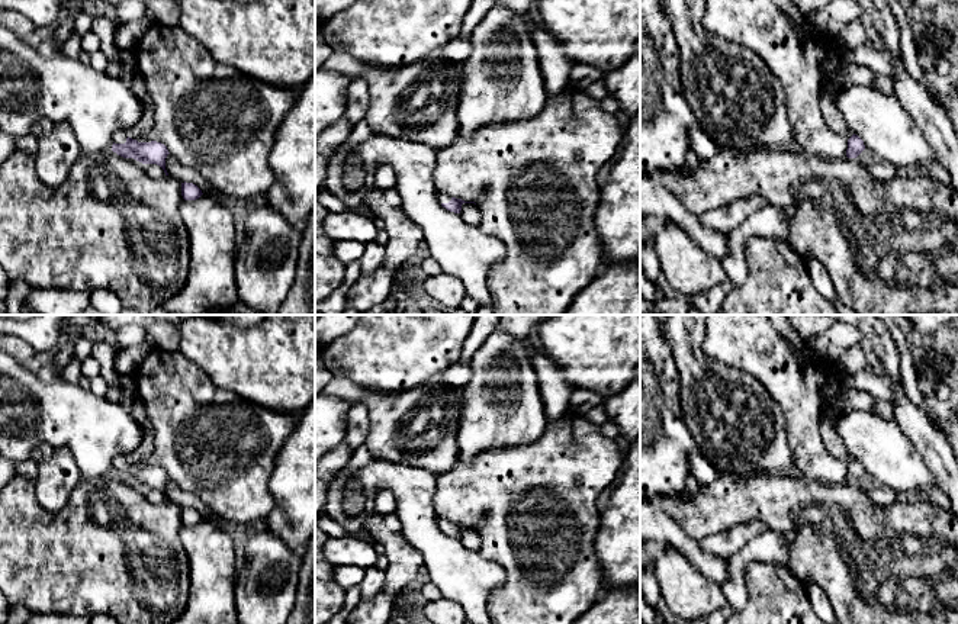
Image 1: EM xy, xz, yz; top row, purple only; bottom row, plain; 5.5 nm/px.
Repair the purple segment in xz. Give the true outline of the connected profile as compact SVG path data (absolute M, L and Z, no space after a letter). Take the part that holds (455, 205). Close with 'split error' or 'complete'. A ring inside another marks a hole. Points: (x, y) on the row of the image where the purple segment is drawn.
M437 192L437 199L443 208L446 208L447 210L454 212L454 213L460 213L463 203L475 203L475 202L464 202L462 199L451 197L441 192Z; split error

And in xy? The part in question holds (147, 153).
M119 129L112 136L113 145L112 151L123 158L134 158L142 164L157 164L160 165L165 176L165 158L170 154L167 147L161 142L138 142L129 136L129 129Z; split error

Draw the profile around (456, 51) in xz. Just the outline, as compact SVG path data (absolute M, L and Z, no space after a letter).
M457 36L446 44L441 49L427 54L422 59L438 59L447 62L463 62L472 52L470 38Z

